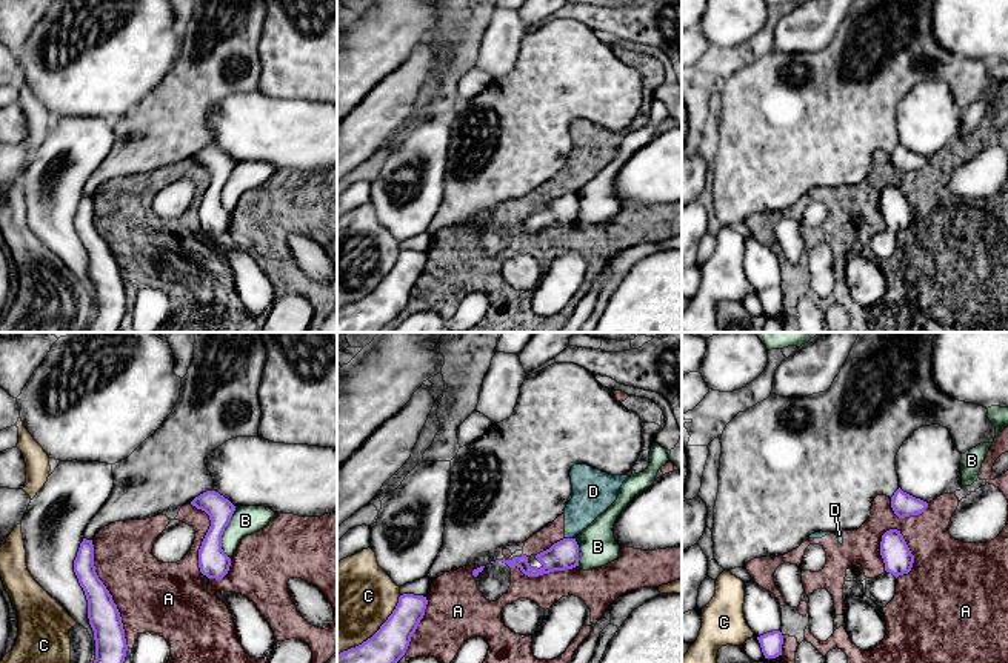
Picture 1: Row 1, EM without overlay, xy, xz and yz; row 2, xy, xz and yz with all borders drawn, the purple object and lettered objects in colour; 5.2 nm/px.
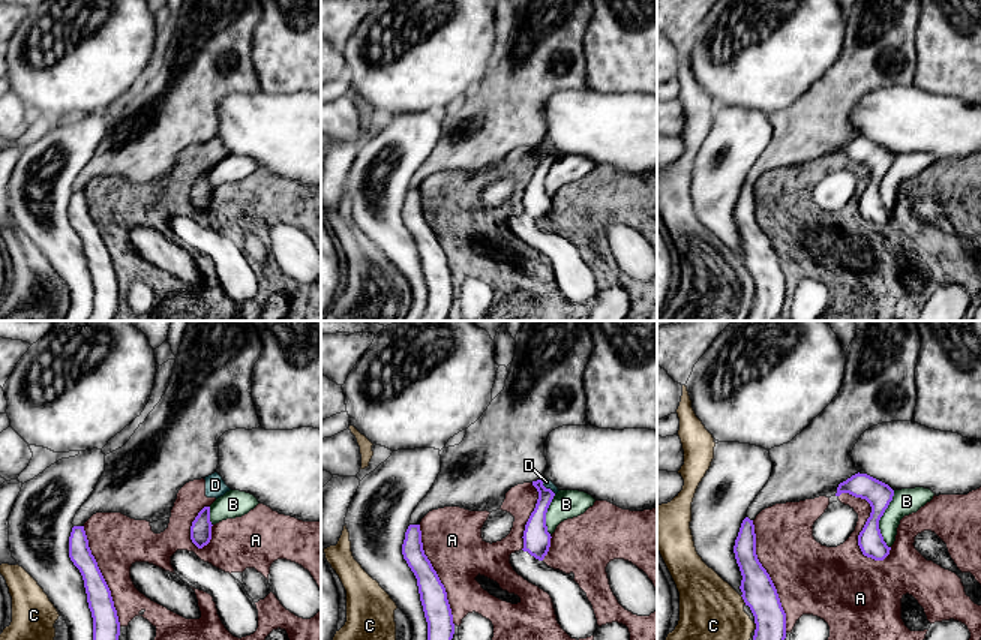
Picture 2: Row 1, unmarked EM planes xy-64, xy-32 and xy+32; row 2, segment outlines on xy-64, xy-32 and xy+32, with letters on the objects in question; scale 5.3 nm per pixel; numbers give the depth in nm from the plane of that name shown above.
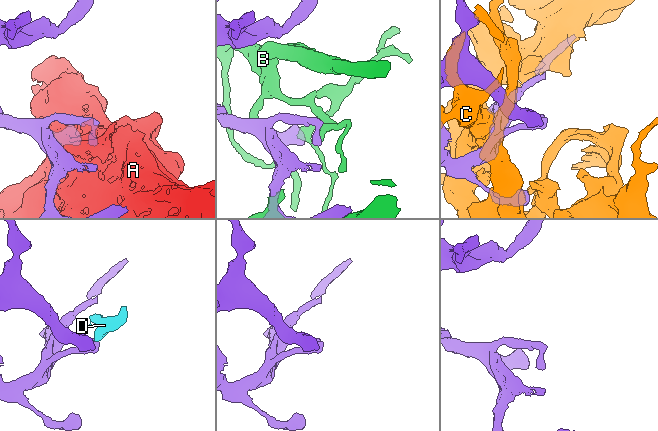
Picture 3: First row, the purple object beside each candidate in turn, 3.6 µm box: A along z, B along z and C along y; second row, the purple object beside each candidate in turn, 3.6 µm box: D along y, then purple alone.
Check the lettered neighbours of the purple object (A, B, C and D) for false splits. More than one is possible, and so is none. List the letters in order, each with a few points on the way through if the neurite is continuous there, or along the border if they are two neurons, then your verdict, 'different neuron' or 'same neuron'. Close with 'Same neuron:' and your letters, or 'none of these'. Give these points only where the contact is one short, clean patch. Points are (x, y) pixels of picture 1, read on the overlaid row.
A: different neuron
B: different neuron
C: different neuron
D: along xz (565, 537), (574, 539) | different neuron
Same neuron: none of these

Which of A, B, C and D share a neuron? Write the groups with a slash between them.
A D / B / C

